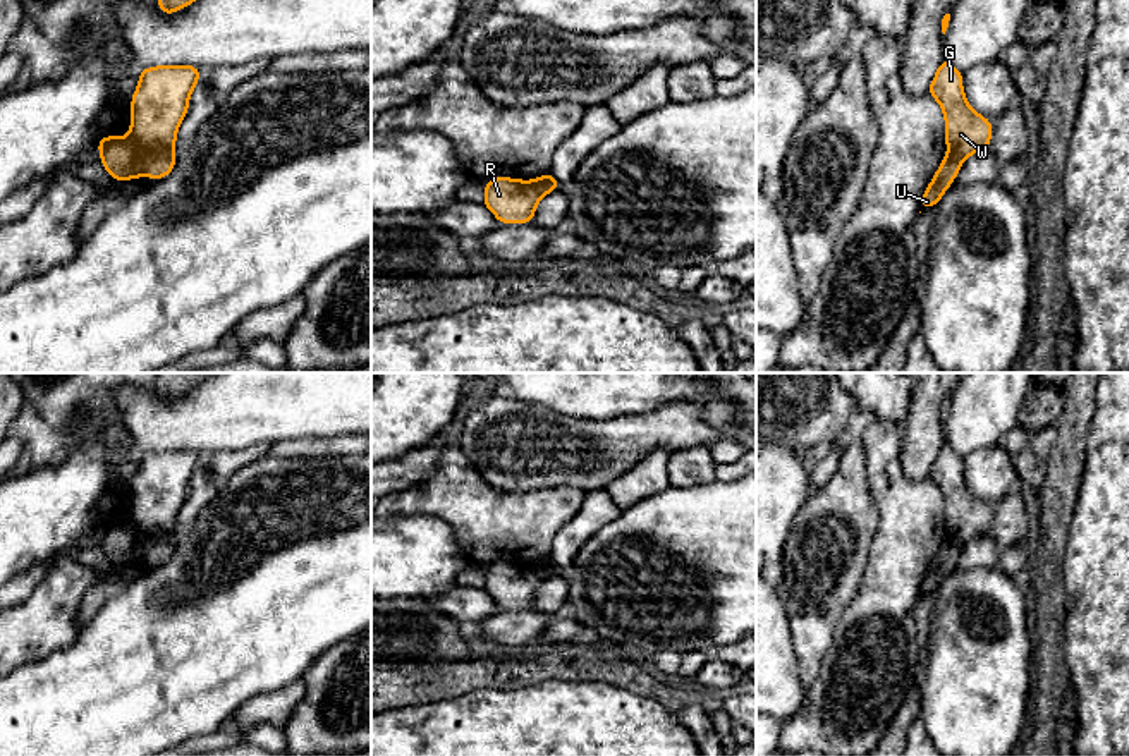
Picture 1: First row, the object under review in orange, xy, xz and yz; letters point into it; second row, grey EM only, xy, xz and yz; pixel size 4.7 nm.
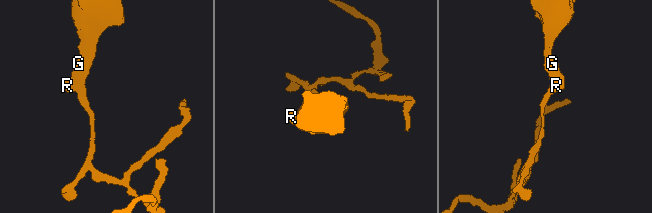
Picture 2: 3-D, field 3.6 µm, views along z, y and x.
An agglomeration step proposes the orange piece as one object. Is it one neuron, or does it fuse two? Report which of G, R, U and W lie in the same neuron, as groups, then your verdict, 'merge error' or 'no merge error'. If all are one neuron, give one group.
groups G R W / U; merge error

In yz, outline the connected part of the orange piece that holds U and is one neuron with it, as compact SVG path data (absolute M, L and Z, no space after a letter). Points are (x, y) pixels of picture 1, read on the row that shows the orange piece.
M947 153L921 198L921 211L938 204L947 187L954 184L954 179L957 177L959 170L961 160L954 153Z

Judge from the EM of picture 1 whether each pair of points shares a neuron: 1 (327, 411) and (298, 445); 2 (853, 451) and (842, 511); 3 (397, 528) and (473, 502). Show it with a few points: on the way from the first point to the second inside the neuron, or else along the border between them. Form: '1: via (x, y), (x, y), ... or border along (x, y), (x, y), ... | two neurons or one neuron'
1: border along (347, 435), (296, 437), (277, 440), (270, 445) | two neurons
2: via (853, 466), (846, 495) | one neuron
3: border along (389, 516), (437, 516), (449, 524), (457, 545) | two neurons

